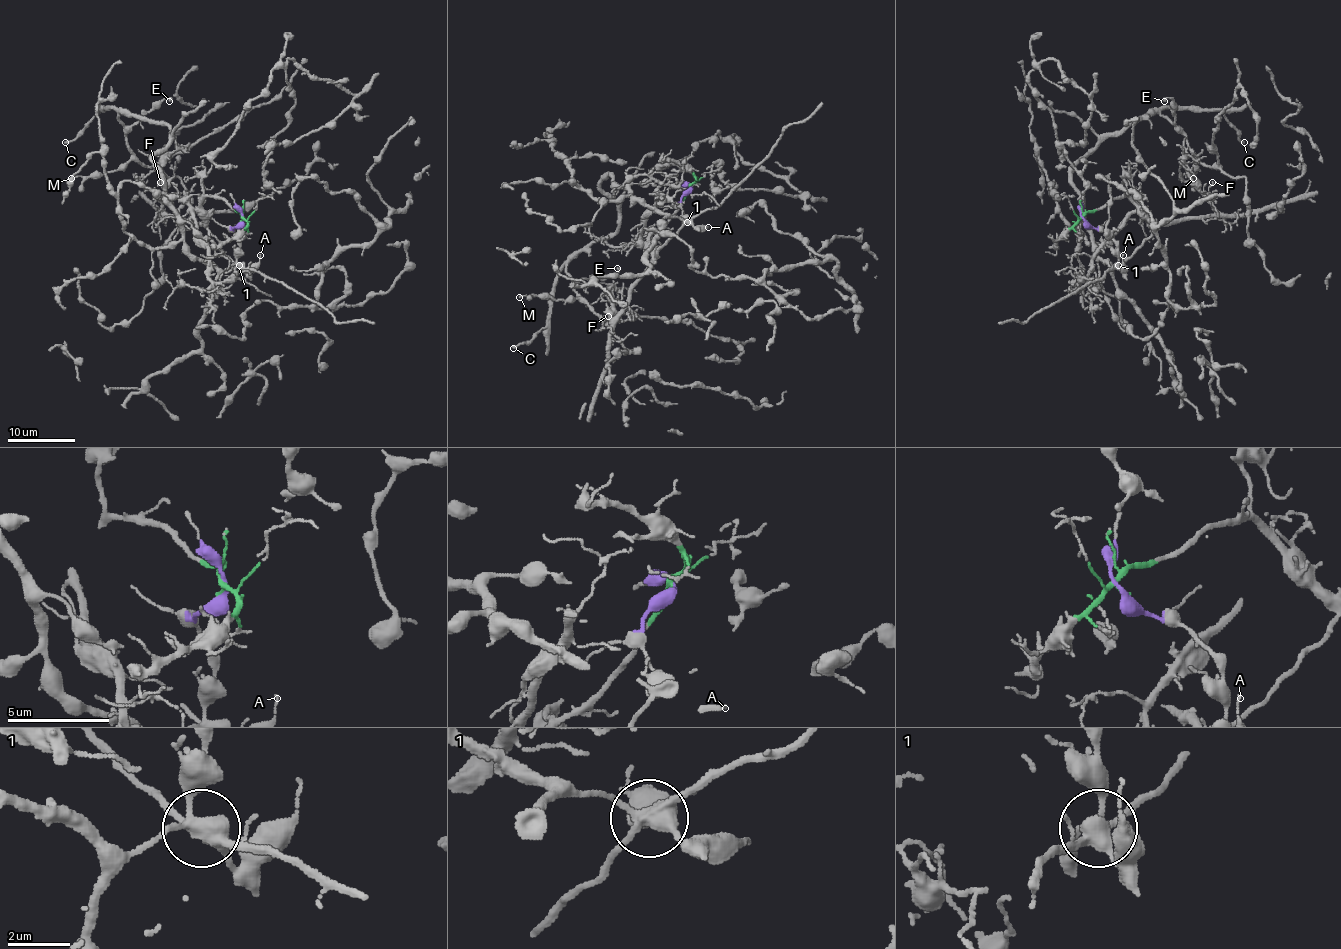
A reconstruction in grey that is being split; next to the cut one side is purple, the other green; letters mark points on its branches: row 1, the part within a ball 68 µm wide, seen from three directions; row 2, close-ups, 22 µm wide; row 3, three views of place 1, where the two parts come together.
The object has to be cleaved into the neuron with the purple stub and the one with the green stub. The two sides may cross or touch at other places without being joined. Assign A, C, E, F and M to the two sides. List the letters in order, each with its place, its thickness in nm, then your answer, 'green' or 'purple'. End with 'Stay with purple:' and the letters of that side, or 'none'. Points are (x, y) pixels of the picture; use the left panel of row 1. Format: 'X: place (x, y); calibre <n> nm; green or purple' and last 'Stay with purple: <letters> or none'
A: place (260, 255); calibre 90 nm; purple
C: place (65, 142); calibre 200 nm; purple
E: place (169, 101); calibre 200 nm; purple
F: place (160, 182); calibre 80 nm; green
M: place (71, 178); calibre 160 nm; purple
Stay with purple: A, C, E, M

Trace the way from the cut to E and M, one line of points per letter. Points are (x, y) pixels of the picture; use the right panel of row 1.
E: (1084, 219), (1118, 248), (1113, 270), (1096, 253), (1072, 169), (1140, 118), (1175, 126), (1173, 99), (1163, 101)
M: (1084, 219), (1118, 248), (1113, 270), (1096, 253), (1072, 169), (1140, 118), (1163, 114), (1185, 136), (1194, 179)

